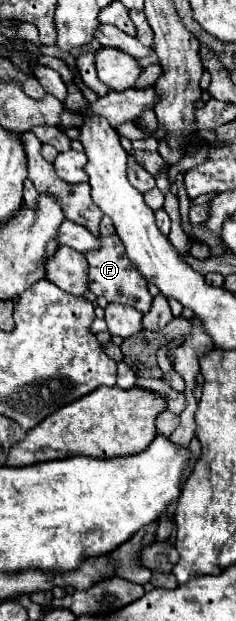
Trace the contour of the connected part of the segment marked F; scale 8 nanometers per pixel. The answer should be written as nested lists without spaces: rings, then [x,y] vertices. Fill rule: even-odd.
[[[101,236],[101,248],[95,252],[85,252],[89,270],[87,270],[87,284],[95,296],[105,296],[107,302],[127,304],[137,308],[139,312],[147,314],[153,302],[153,296],[147,290],[147,280],[133,268],[133,262],[125,256],[125,246],[117,236]]]

